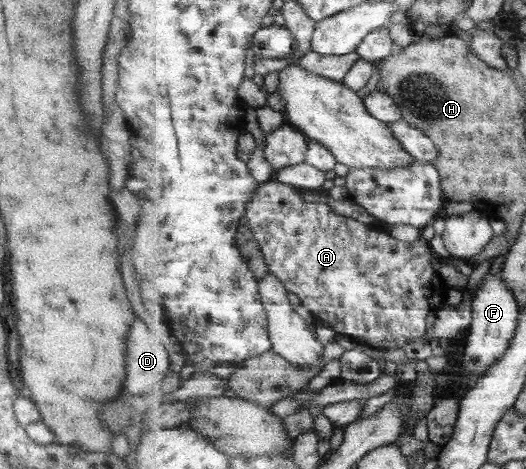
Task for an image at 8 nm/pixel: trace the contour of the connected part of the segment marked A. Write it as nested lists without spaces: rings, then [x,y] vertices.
[[[277,179],[260,184],[260,188],[256,196],[248,203],[246,218],[249,223],[249,228],[254,233],[259,246],[262,248],[263,256],[265,257],[267,266],[270,267],[270,273],[278,277],[283,284],[286,285],[288,292],[295,294],[311,314],[315,322],[321,320],[333,328],[338,334],[344,334],[359,343],[359,345],[369,345],[376,349],[405,349],[414,339],[425,336],[428,333],[429,326],[427,325],[427,317],[429,313],[434,315],[445,307],[447,293],[450,290],[445,281],[442,279],[437,268],[431,266],[431,260],[438,259],[435,253],[430,249],[429,243],[422,238],[417,239],[413,243],[403,243],[393,239],[386,232],[372,231],[369,225],[359,223],[351,217],[341,217],[332,211],[329,206],[328,199],[323,195],[315,196],[311,200],[304,198],[304,192],[292,185],[283,183]]]

